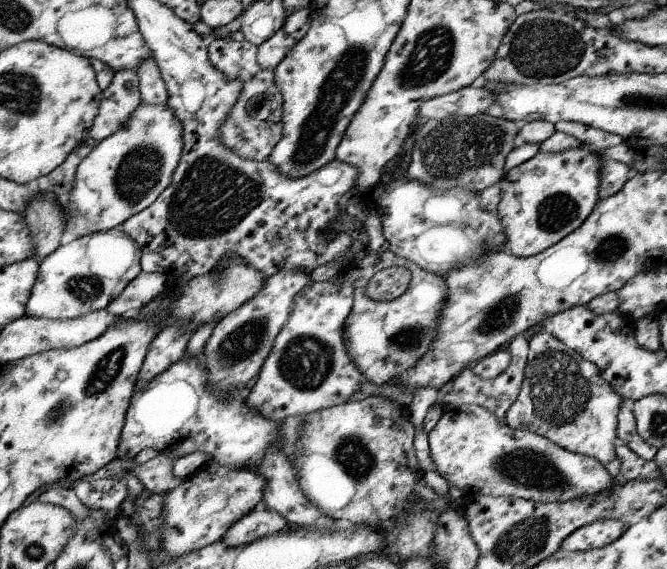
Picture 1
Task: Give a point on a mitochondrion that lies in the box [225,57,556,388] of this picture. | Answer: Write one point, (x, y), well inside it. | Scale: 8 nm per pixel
(452, 150)

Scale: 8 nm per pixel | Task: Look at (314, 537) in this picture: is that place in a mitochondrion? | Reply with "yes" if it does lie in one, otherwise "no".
no

